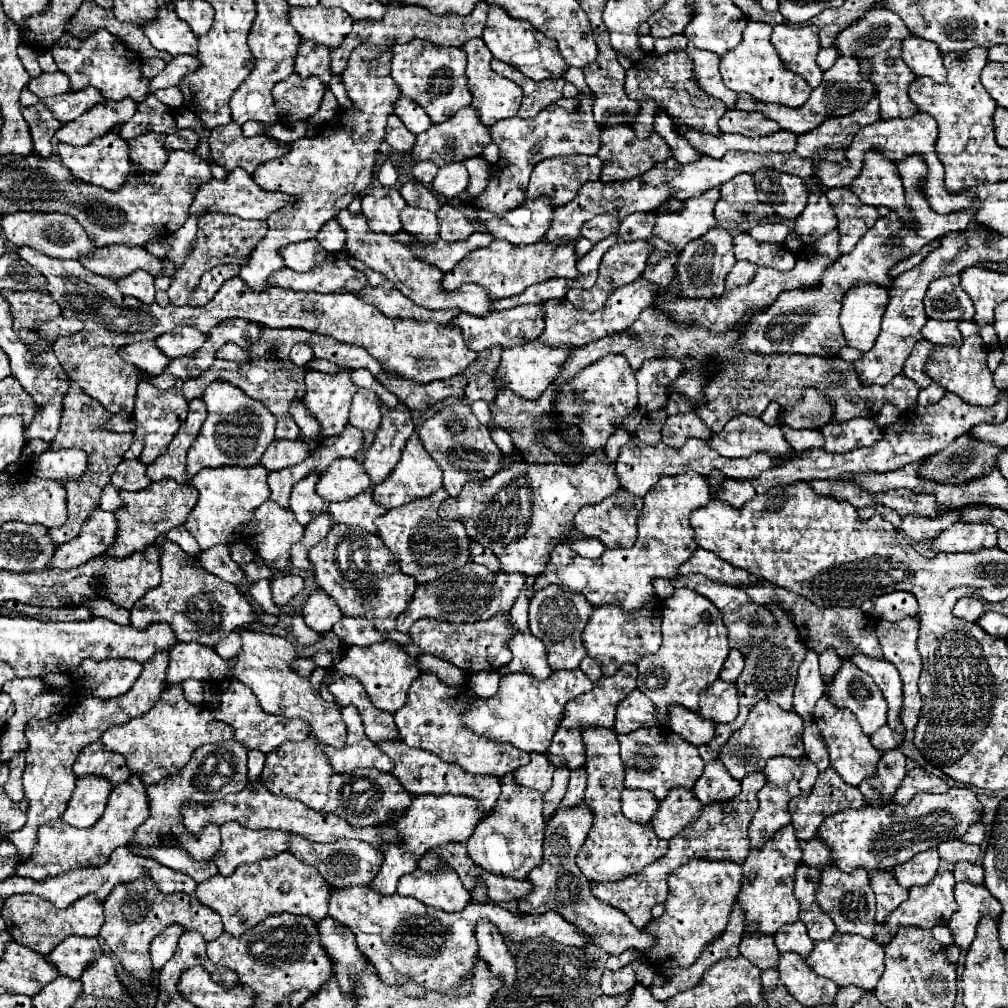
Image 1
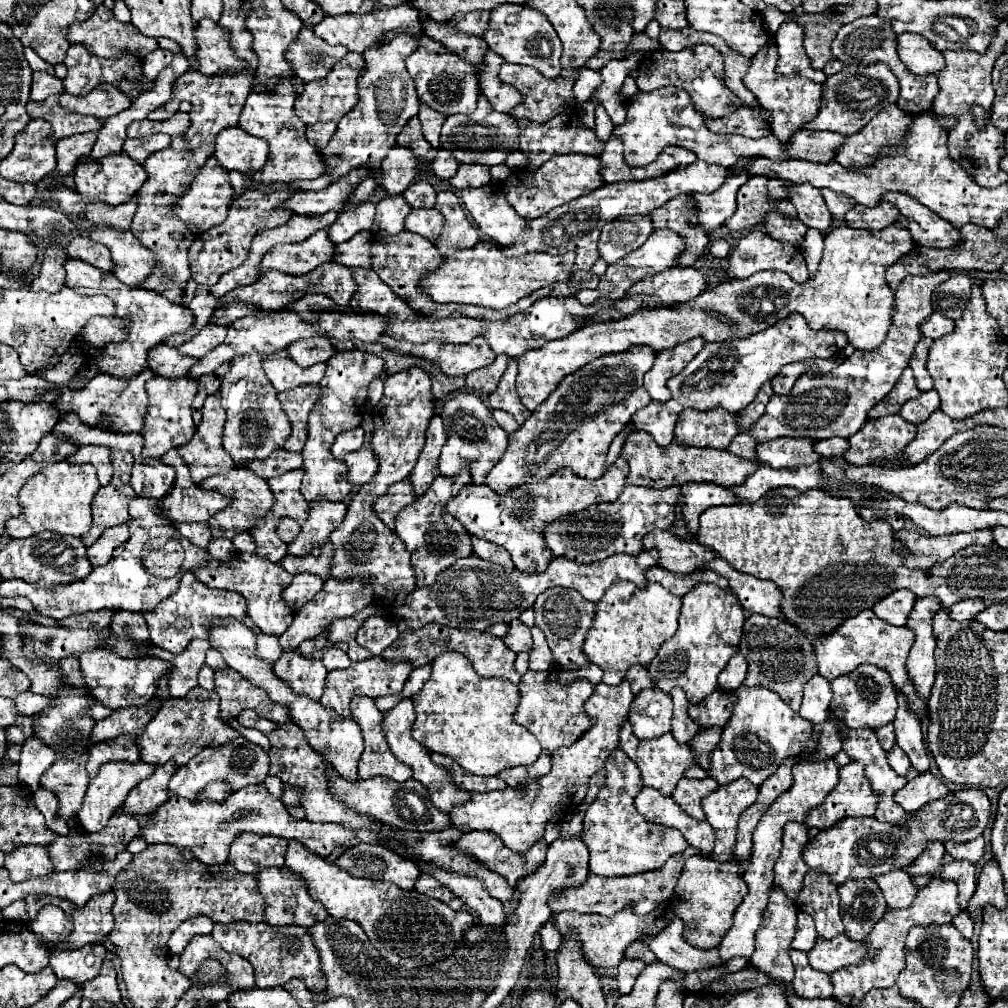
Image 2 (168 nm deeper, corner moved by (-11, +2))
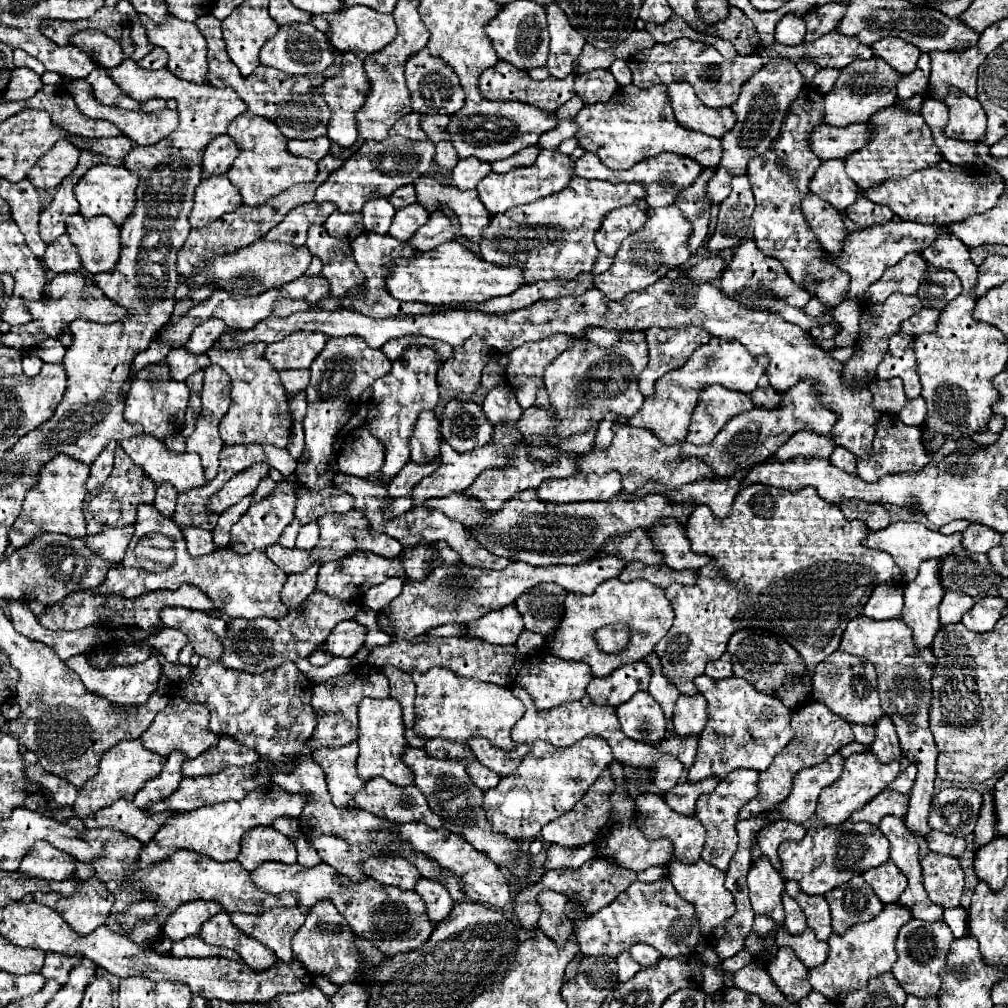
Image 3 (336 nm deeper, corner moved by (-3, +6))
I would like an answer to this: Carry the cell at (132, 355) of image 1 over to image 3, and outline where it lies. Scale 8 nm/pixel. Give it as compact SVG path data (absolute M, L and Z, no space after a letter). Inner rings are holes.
M174 348L166 356L166 364L168 364L170 376L174 380L186 380L188 376L198 372L200 368L208 366L210 360L206 354L194 354L194 352L188 352L186 348Z

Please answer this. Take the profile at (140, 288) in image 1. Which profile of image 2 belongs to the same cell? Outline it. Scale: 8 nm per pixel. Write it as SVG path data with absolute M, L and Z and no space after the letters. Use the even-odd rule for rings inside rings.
M98 224L88 228L88 236L110 250L114 260L112 274L120 282L128 286L140 286L152 274L154 252L144 248L130 230L100 228Z

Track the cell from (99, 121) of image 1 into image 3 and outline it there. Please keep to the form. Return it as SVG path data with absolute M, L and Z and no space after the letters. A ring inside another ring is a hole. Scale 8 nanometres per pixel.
M68 138L58 140L52 150L48 150L36 168L28 172L28 180L42 190L52 190L58 188L60 182L72 172L72 168L78 164L80 150L74 146Z

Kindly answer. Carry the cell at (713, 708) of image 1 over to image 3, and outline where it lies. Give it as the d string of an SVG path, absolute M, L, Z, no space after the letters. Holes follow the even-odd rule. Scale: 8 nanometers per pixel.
M680 696L674 708L674 730L678 736L700 734L708 722L708 702L704 696Z

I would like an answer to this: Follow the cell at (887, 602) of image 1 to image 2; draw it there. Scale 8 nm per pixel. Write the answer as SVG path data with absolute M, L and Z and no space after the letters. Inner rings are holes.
M896 590L890 596L882 598L872 610L886 624L904 626L908 620L908 614L912 612L914 602L916 602L916 596L910 590Z

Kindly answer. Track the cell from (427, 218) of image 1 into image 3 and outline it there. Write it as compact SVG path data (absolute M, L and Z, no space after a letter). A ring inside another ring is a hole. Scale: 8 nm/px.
M418 202L410 204L406 208L400 208L400 210L396 210L396 216L392 220L388 234L394 238L400 238L400 240L410 240L414 236L414 232L428 222L428 216L430 216L428 210Z

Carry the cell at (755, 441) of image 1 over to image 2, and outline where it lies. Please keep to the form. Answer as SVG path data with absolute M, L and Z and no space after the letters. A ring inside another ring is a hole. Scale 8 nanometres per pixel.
M780 438L780 440L760 444L756 452L758 452L758 460L770 464L776 470L802 466L802 464L814 464L820 460L820 454L814 452L814 440Z

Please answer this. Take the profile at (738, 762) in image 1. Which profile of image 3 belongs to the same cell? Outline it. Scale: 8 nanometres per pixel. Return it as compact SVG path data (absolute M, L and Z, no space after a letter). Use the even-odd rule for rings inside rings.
M698 676L696 688L708 700L708 724L698 740L698 754L694 766L688 770L688 780L698 782L704 778L724 778L732 770L752 768L766 770L774 756L794 738L790 724L790 708L786 708L776 696L758 692L748 680L730 676L714 680L710 676Z

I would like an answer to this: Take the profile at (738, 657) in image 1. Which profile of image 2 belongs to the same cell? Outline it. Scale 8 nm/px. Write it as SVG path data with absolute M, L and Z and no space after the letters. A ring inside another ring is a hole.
M736 652L736 654L730 658L730 662L726 664L726 668L724 668L724 670L720 672L720 676L718 676L720 688L726 688L726 690L738 688L738 686L744 682L744 678L746 678L746 668L748 668L748 664L746 664L744 656L742 656L740 652Z

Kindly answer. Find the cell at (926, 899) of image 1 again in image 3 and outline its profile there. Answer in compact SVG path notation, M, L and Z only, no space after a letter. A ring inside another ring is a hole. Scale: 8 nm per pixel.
M888 904L880 912L880 916L856 924L856 928L850 928L844 934L832 934L828 938L830 954L828 960L808 972L808 980L816 992L832 1000L834 1004L842 1004L844 998L860 988L868 986L870 978L878 978L892 970L892 964L896 962L896 936L902 924L912 920L912 912L908 908L902 908L900 904Z

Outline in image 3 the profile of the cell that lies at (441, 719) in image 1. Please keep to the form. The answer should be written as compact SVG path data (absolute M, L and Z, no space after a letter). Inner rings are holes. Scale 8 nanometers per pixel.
M434 666L424 674L412 674L416 684L416 720L414 734L420 738L444 738L450 742L468 744L470 738L488 738L496 748L512 750L518 744L512 740L512 726L524 716L524 704L506 686L480 682L458 676L450 668Z

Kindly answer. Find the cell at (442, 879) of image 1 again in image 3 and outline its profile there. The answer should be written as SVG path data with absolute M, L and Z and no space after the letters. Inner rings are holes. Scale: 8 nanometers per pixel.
M420 878L416 882L414 890L424 898L426 908L428 908L428 916L434 924L442 922L450 914L450 910L454 908L454 902L452 902L448 890L442 884L436 884L434 880Z

